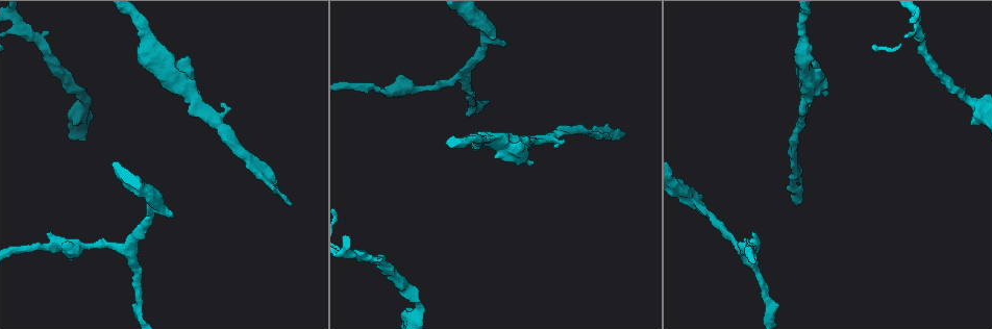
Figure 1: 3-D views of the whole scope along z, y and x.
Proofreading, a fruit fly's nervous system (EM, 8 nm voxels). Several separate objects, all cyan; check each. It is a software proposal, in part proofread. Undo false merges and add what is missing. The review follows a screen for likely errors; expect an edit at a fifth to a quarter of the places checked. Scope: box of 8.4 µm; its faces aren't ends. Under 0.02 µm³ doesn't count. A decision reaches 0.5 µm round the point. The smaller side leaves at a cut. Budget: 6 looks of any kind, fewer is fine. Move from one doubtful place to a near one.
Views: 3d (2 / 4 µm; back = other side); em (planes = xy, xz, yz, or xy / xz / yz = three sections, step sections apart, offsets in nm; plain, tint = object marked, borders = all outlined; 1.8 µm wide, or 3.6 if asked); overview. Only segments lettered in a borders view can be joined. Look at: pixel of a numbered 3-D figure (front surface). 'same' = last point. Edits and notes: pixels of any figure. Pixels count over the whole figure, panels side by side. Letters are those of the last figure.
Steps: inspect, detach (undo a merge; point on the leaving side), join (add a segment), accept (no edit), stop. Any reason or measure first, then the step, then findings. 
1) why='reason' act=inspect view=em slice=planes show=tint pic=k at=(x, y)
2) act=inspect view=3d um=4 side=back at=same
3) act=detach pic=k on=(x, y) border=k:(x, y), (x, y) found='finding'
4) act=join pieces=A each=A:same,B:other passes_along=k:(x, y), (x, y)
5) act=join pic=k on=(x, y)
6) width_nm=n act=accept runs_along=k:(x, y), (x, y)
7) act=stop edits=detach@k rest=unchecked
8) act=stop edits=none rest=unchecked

why='an open end' act=inspect view=em slice=xy step=8 show=borders pic=1 at=(222, 103)

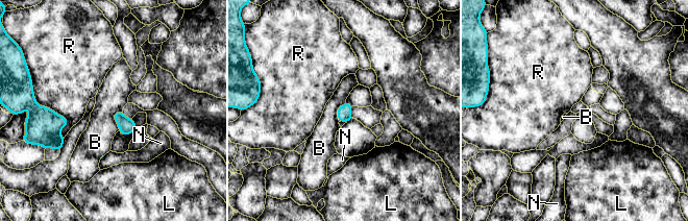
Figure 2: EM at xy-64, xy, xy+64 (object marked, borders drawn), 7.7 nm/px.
why='cut it another way' act=inspect view=em slice=planes show=borders at=same

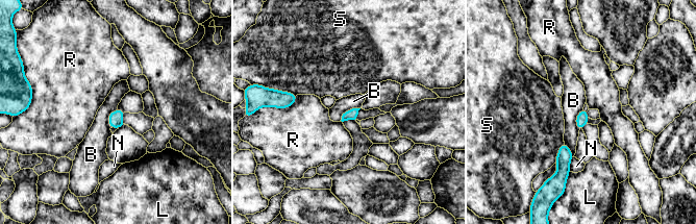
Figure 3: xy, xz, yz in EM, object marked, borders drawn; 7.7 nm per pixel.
act=accept each=B:other,L:other,N:other,R:other,S:other border=3:(359, 107), (347, 109), (340, 120) found='no lettered segment goes on from it'

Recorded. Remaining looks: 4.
why='branch stops here' act=inspect view=em slice=planes show=borders pic=1 at=(797, 205)

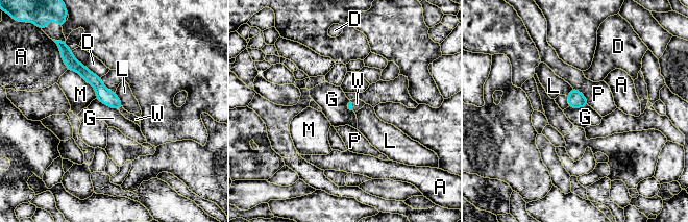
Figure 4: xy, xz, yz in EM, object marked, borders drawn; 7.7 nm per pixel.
act=join pieces=W each=A:other,D:other,G:other,L:other,M:other,P:other,W:same passes_along=4:(105, 96), (120, 107), (131, 117) found='it goes on there'

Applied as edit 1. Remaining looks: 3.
act=stop edits=join@4 rest=unchecked

